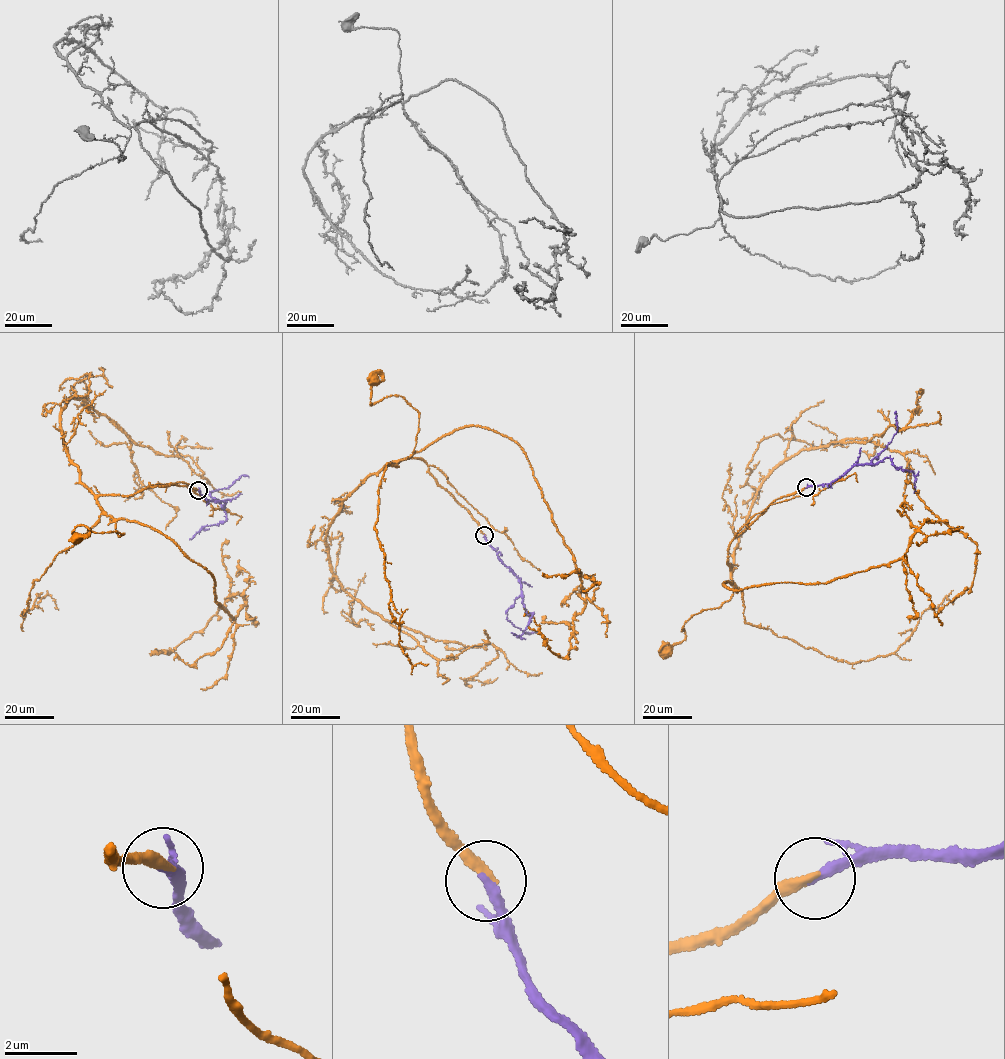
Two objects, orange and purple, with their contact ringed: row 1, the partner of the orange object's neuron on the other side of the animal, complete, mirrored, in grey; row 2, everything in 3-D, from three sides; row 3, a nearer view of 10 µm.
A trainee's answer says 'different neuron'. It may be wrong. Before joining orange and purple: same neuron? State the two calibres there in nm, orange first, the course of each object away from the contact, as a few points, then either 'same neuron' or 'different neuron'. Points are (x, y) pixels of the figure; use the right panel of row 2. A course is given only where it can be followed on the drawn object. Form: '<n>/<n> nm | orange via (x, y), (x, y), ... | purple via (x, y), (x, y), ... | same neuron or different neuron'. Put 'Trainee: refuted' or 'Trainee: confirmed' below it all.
320/280 nm | orange via (806, 487), (775, 500), (729, 544), (733, 595), (719, 607), (691, 617), (681, 631), (685, 638), (668, 651) | purple via (806, 487), (830, 484), (855, 465), (874, 464), (886, 457), (891, 458), (894, 466), (913, 472), (914, 492) | same neuron
Trainee: refuted

